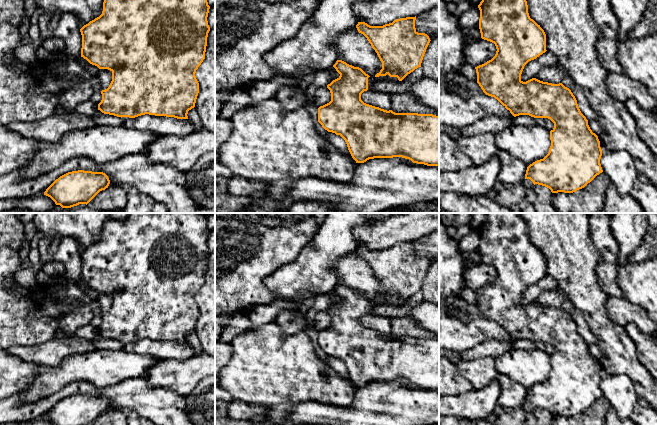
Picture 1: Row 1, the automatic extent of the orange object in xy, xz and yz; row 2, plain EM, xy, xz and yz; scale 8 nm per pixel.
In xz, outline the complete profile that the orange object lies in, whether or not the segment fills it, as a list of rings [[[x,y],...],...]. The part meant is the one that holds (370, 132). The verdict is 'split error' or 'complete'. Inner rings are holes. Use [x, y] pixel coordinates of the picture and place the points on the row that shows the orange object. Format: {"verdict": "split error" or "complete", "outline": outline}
{"verdict": "split error", "outline": [[[415,17],[394,20],[383,26],[358,22],[356,28],[363,34],[382,62],[382,69],[370,77],[361,68],[337,60],[333,67],[340,76],[327,85],[331,101],[318,108],[318,122],[328,132],[340,135],[356,163],[374,158],[402,157],[413,163],[439,166],[439,116],[433,114],[395,113],[364,103],[361,94],[382,81],[399,82],[421,63],[430,43],[425,33],[418,33]]]}

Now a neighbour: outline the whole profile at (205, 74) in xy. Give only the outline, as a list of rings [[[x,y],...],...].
[[[215,28],[208,33],[205,59],[195,76],[199,83],[195,109],[204,128],[215,133]]]

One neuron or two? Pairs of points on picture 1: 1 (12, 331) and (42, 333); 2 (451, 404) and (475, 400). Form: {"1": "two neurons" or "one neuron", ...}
{"1": "one neuron", "2": "one neuron"}

